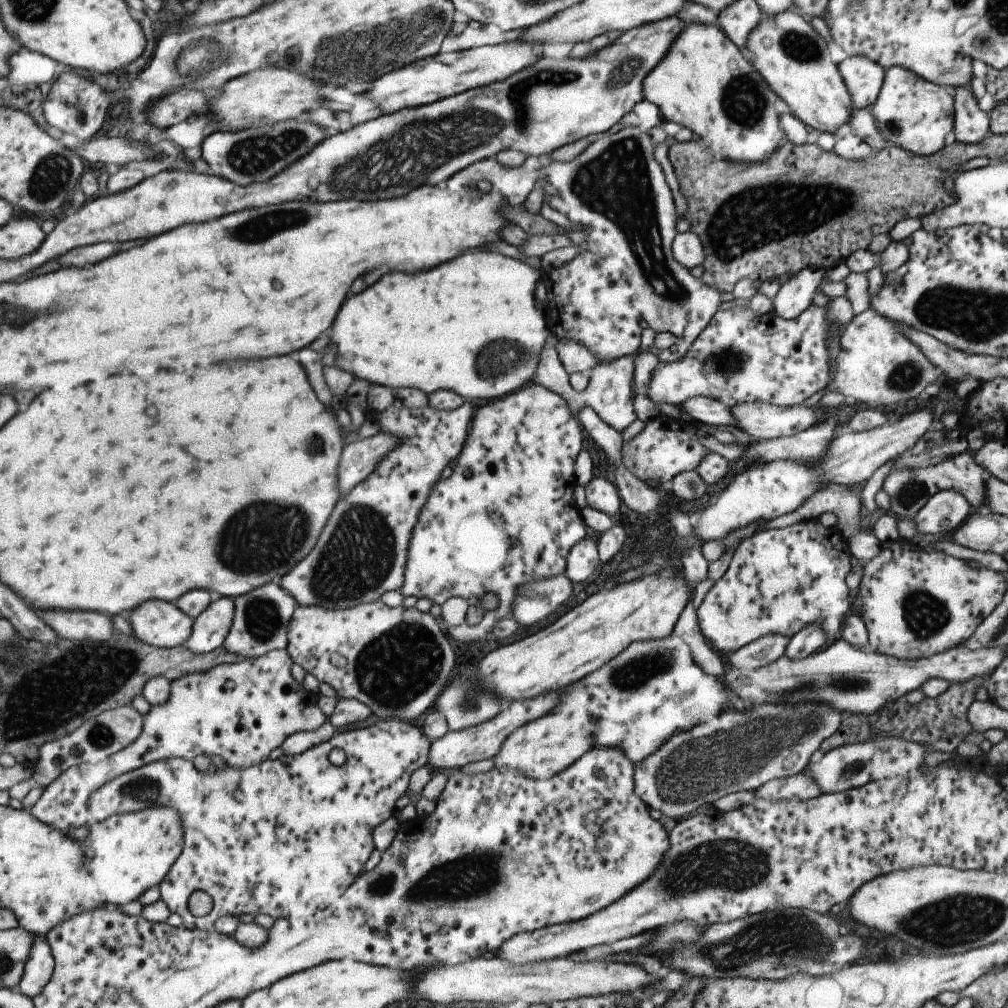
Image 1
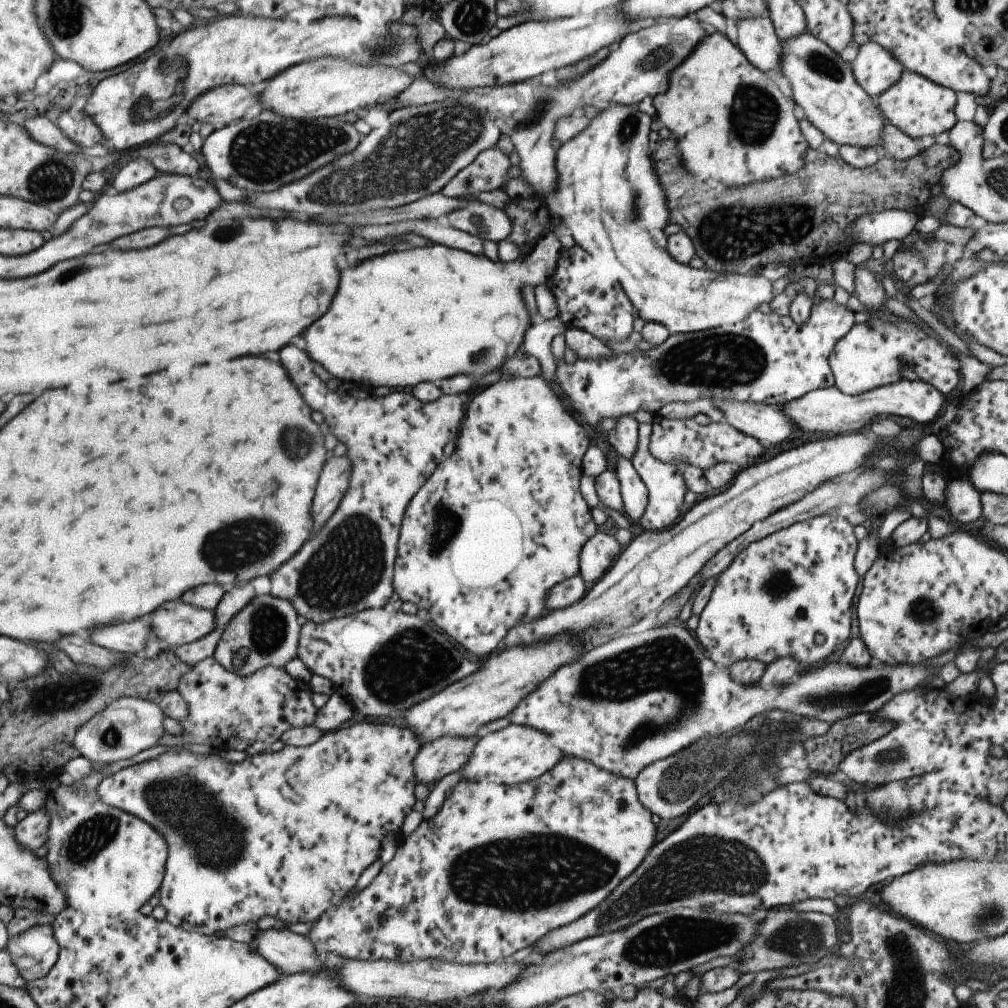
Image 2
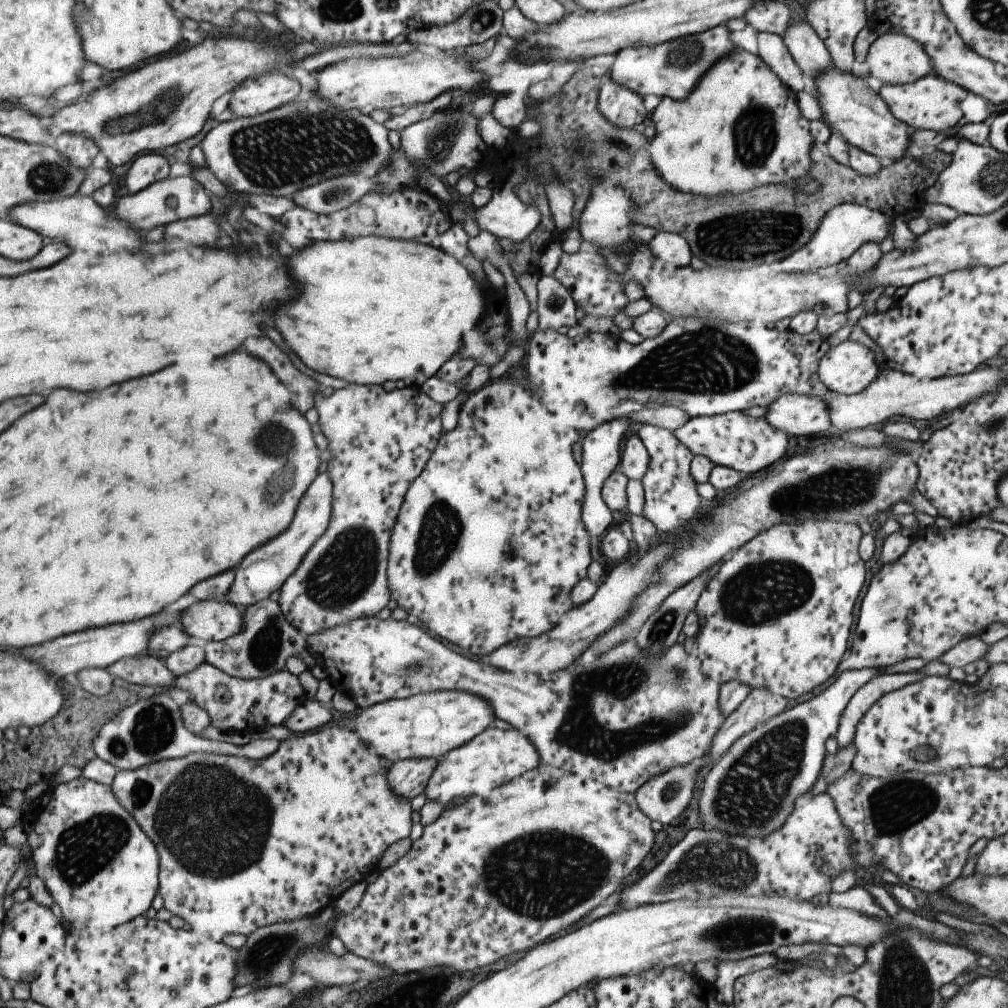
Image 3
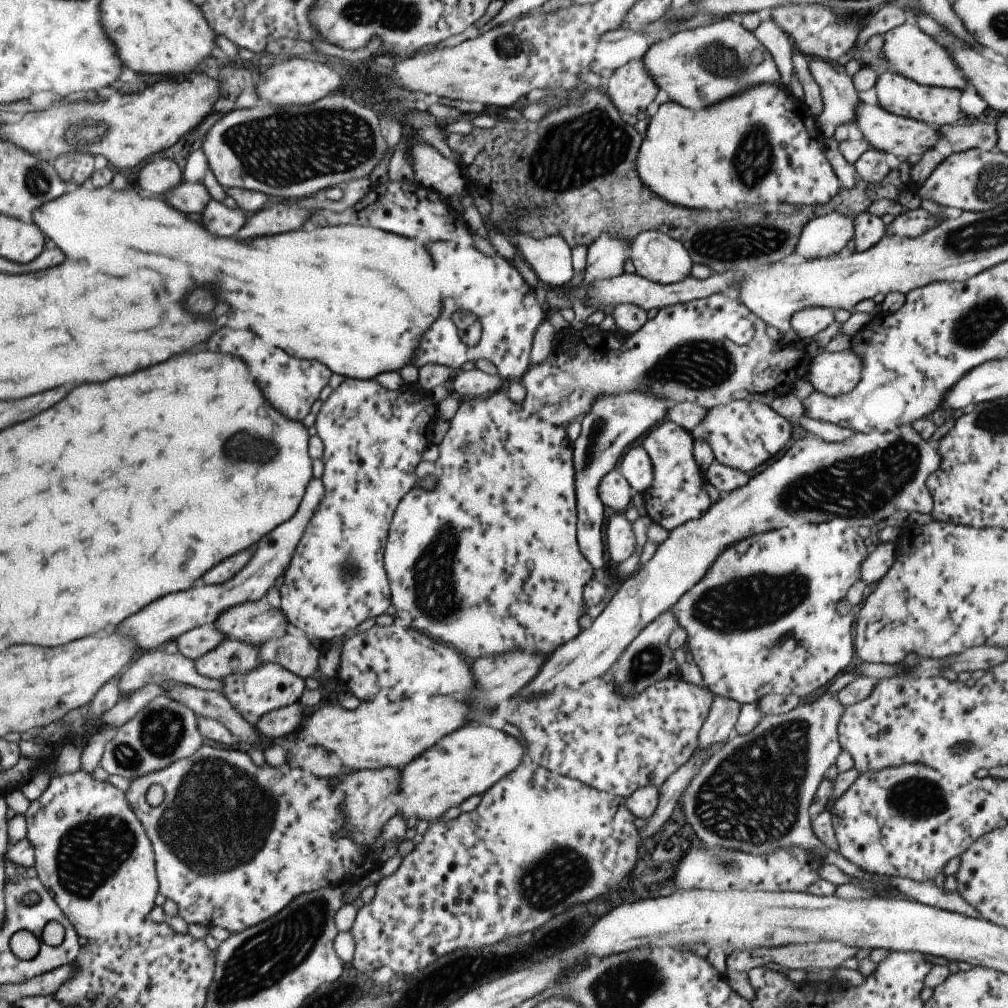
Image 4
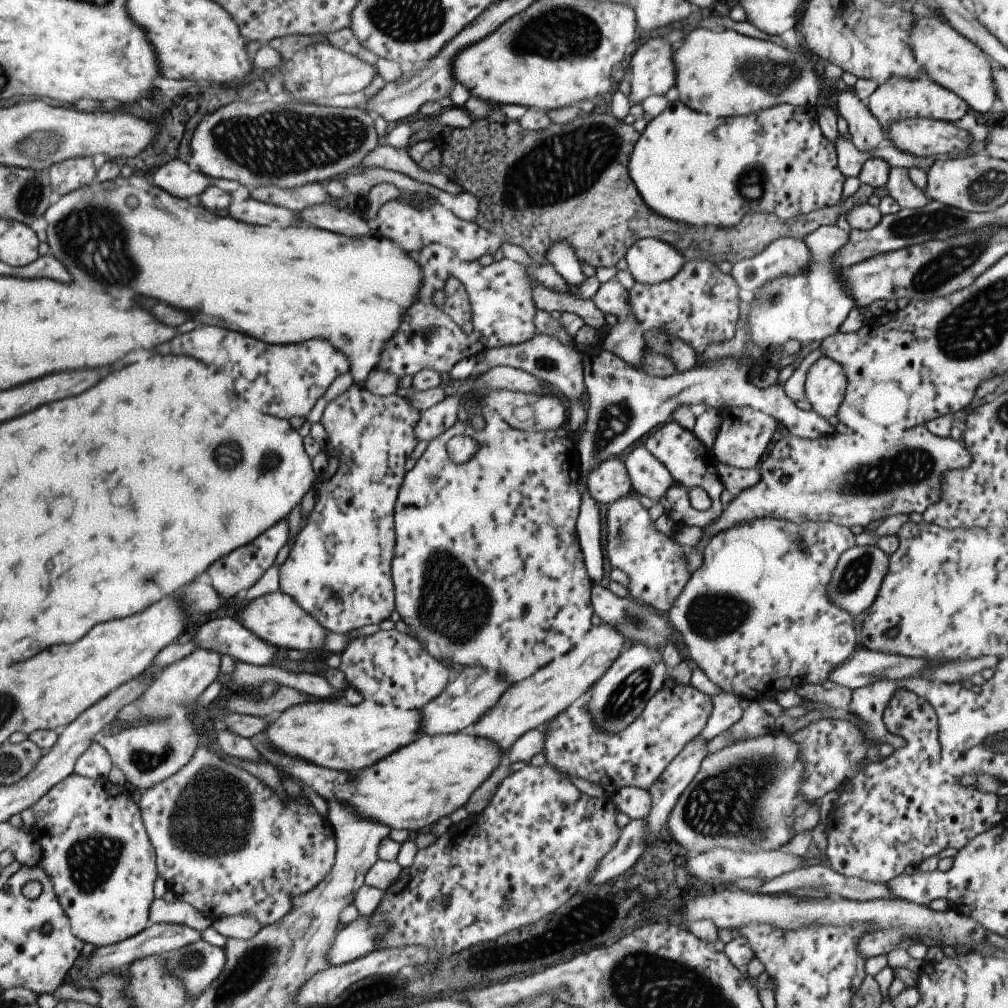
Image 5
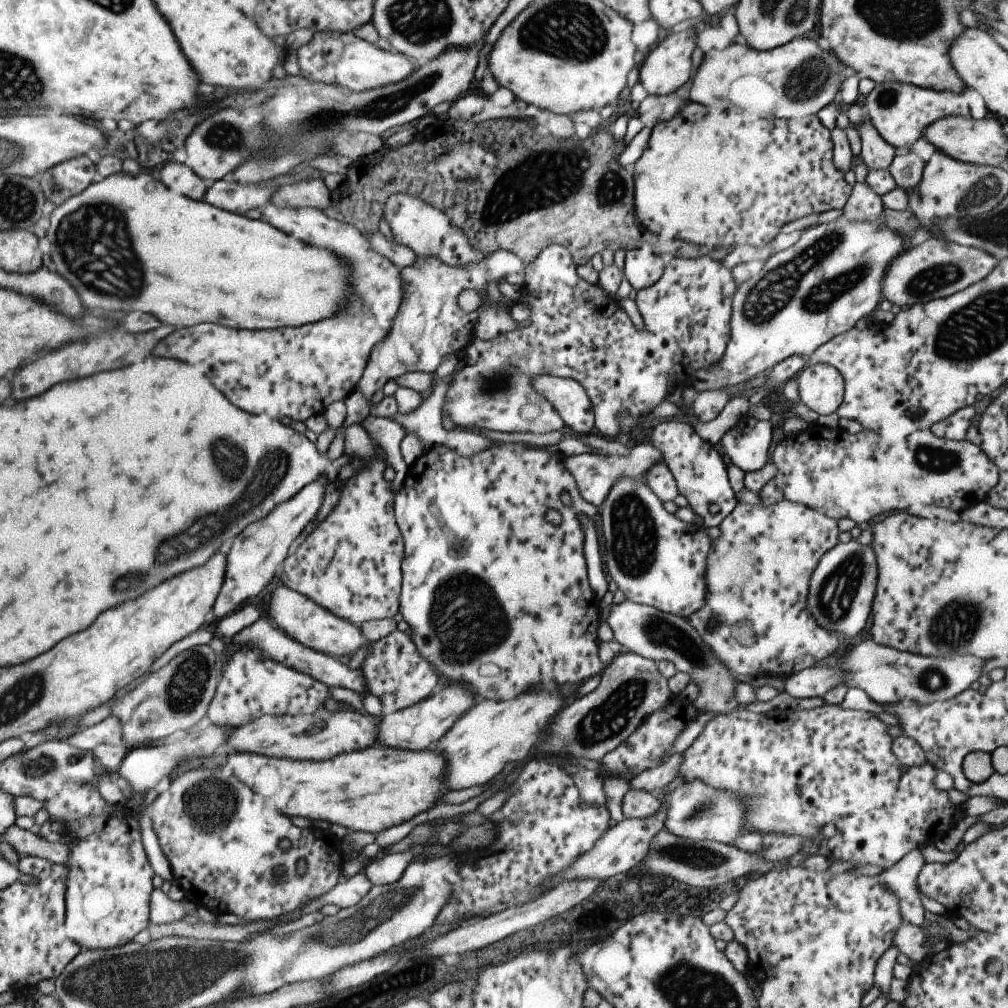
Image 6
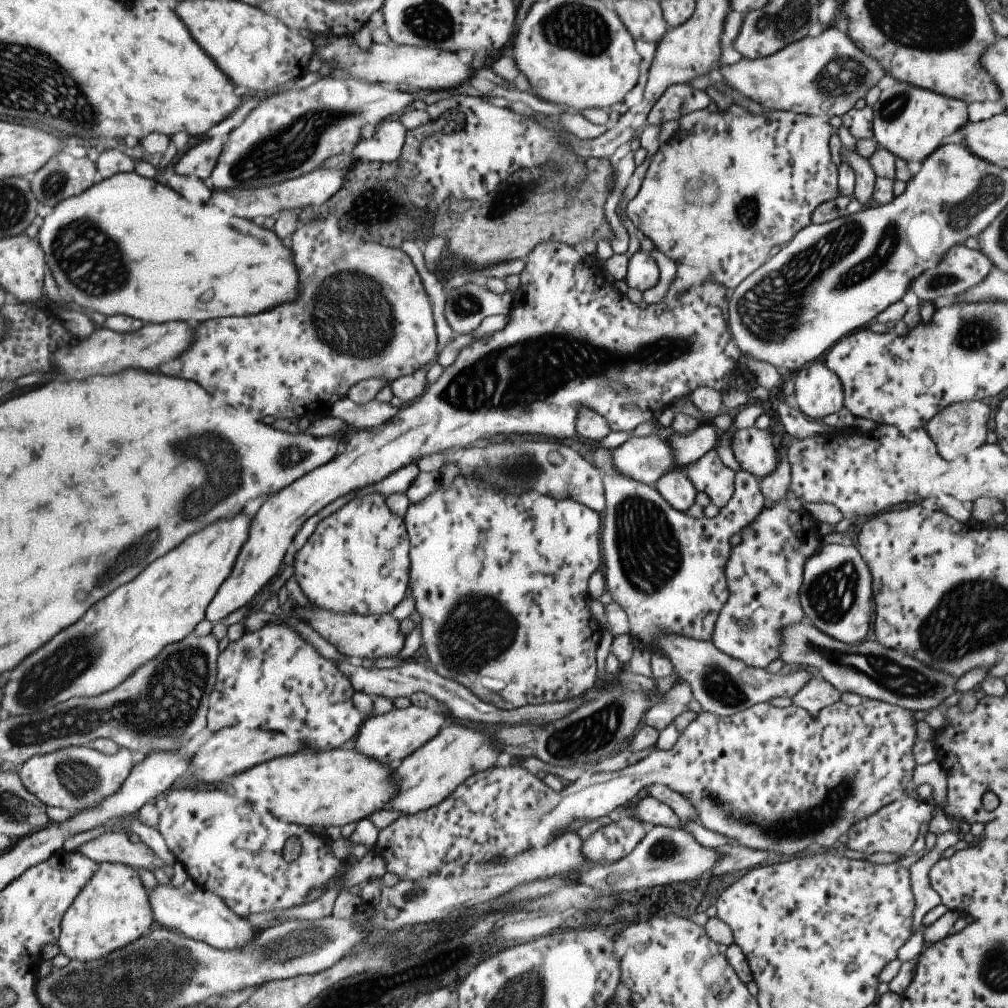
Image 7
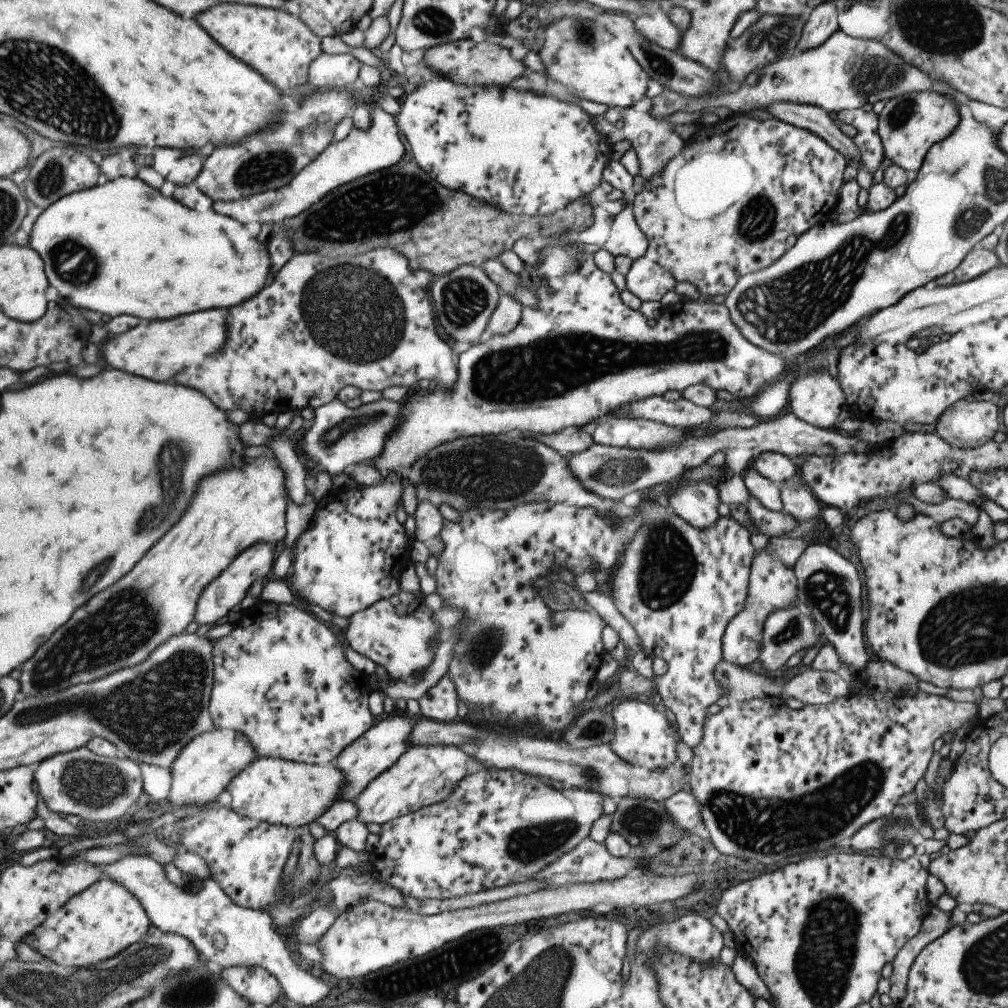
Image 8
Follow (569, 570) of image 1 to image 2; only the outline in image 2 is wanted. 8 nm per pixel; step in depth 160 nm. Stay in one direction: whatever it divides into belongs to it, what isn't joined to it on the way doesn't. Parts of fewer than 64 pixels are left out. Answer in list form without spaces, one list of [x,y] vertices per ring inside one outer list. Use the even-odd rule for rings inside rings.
[[[597,531],[588,538],[578,554],[578,575],[585,582],[595,582],[614,562],[621,547],[613,536]]]

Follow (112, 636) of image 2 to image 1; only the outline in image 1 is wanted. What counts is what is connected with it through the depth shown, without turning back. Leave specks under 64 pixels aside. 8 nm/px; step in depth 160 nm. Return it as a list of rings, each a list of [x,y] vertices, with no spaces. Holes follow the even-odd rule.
[[[35,610],[35,614],[52,629],[60,639],[107,640],[115,631],[111,627],[111,618],[98,612],[81,612],[81,610]]]

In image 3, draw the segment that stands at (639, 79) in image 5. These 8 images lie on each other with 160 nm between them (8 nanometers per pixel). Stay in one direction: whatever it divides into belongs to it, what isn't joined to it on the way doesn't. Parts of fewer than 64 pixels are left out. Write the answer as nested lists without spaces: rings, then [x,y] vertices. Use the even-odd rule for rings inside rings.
[[[606,74],[599,82],[597,101],[599,114],[619,129],[632,129],[642,124],[648,115],[641,97],[613,83]]]

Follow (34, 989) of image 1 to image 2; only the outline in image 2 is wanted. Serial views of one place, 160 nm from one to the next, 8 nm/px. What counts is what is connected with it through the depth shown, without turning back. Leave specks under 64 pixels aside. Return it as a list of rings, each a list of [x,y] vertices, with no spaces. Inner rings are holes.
[[[35,925],[9,937],[5,950],[12,958],[24,982],[31,982],[49,973],[60,953],[51,926]]]

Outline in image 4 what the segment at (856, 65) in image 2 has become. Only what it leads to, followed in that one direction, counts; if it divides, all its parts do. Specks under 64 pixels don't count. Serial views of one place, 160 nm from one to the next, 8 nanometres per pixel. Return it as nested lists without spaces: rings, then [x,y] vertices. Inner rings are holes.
[[[908,15],[903,24],[884,32],[881,38],[883,38],[881,54],[887,61],[887,70],[920,85],[959,89],[960,91],[967,86],[964,76],[956,64],[953,64],[948,51],[940,47],[929,35],[923,33],[917,27],[912,15]]]

